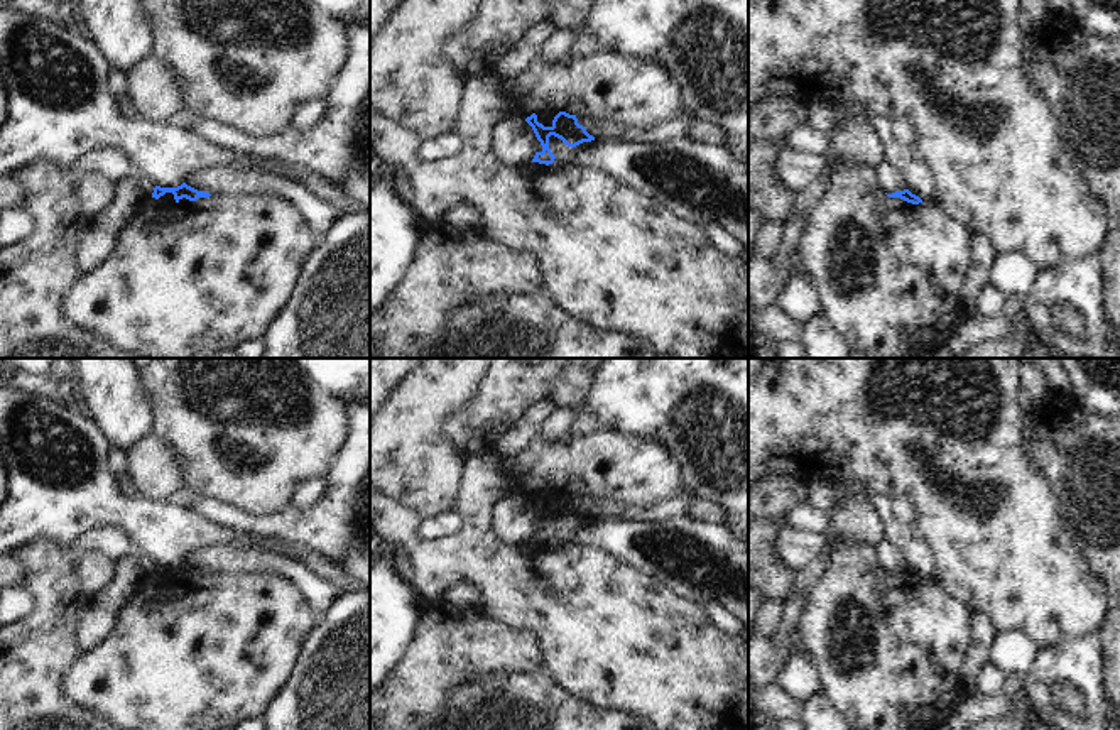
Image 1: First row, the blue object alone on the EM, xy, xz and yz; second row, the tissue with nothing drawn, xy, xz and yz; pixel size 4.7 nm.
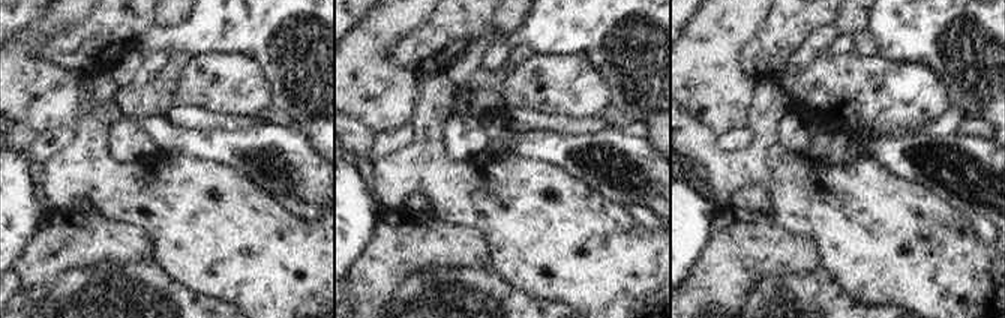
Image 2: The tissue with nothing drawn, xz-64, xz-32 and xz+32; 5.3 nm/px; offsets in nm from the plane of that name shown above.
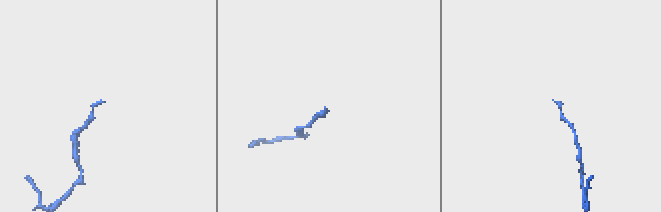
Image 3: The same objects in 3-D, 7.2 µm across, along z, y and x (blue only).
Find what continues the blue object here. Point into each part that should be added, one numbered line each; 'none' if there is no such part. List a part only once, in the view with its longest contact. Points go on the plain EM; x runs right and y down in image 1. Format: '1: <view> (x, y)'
none

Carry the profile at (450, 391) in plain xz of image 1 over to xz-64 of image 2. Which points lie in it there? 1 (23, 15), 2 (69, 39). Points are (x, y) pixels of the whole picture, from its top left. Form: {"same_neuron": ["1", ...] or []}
{"same_neuron": []}

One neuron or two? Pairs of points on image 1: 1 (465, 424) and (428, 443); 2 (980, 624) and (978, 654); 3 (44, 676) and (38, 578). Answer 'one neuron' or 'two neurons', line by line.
1: two neurons
2: one neuron
3: one neuron

